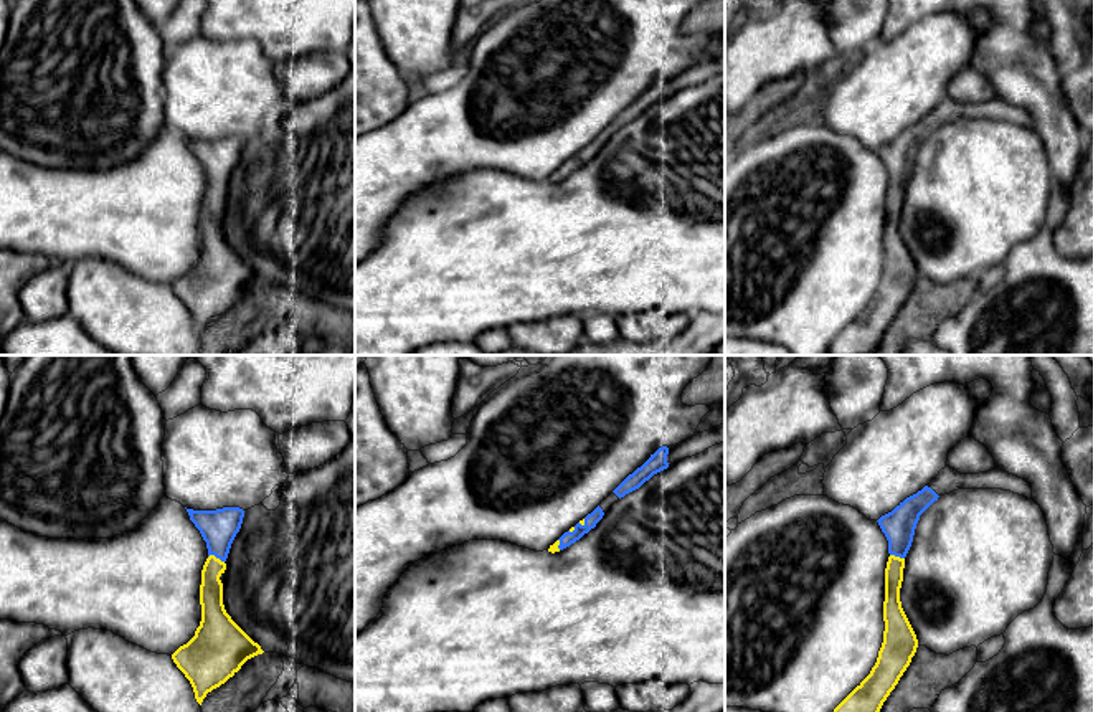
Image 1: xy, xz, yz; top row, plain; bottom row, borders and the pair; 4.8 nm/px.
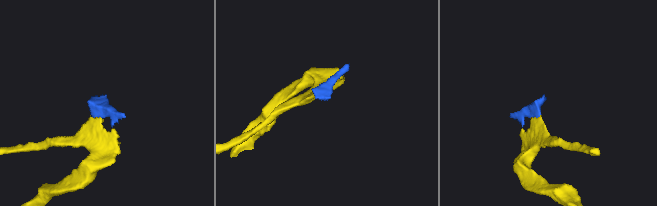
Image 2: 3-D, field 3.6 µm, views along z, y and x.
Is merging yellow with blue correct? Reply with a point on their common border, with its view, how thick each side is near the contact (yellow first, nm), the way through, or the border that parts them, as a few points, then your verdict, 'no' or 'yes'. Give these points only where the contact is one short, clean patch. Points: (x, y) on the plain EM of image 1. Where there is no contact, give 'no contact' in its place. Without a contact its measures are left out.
contact xy (215, 187); calibres 110 and 180 nm; yes

